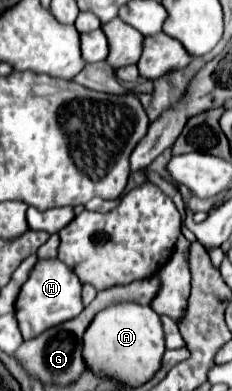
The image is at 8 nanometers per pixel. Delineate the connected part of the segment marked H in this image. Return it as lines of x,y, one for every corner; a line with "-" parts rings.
46,258
38,260
34,268
30,270
28,280
24,282
18,300
16,300
16,318
20,324
20,332
24,340
34,338
36,334
44,332
46,328
52,328
56,324
62,324
74,316
78,316
84,310
82,302
82,282
78,276
58,258

